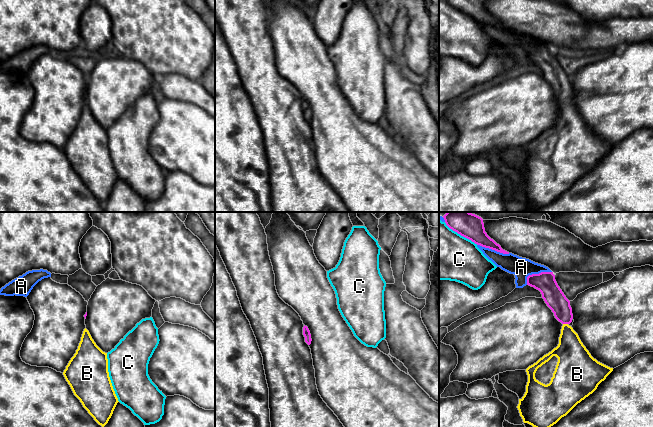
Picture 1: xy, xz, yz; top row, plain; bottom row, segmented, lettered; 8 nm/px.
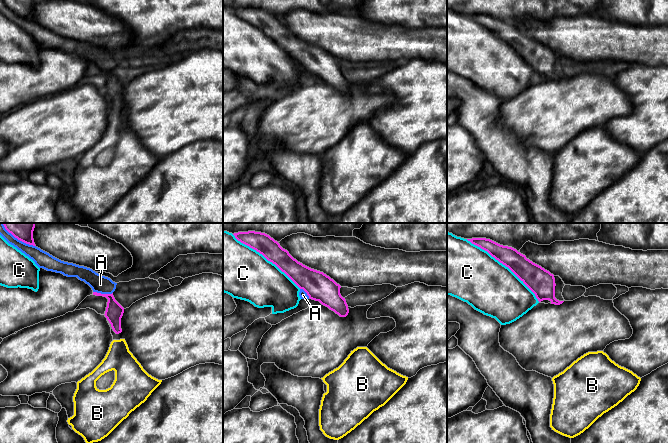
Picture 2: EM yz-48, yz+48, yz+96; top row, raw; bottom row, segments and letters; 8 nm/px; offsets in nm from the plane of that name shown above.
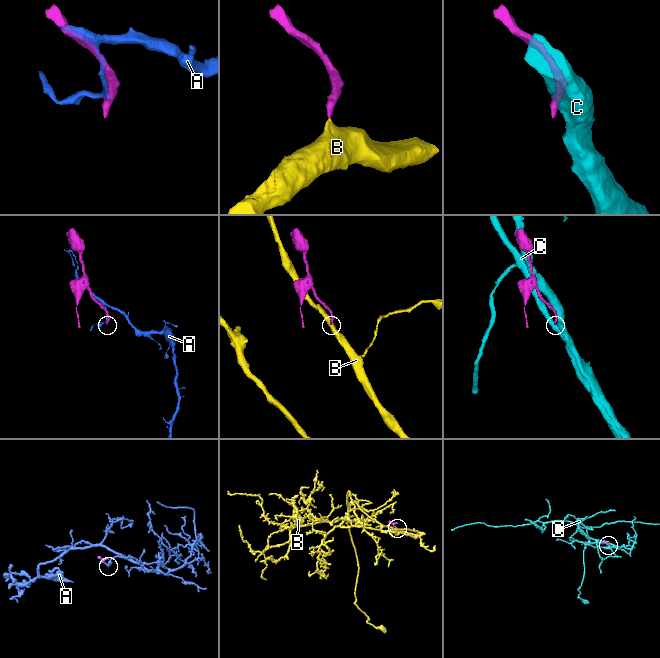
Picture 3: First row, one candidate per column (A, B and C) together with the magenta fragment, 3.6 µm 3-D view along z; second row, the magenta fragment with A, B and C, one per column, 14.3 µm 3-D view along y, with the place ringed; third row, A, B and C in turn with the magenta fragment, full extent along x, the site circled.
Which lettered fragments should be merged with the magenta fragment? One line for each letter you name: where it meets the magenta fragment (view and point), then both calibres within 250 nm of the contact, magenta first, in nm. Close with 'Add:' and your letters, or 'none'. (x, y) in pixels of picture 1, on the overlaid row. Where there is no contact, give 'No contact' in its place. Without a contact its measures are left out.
B: Touches magenta at yz (565, 323). Thickness 160 nm (magenta) against 240 nm
Add: B

